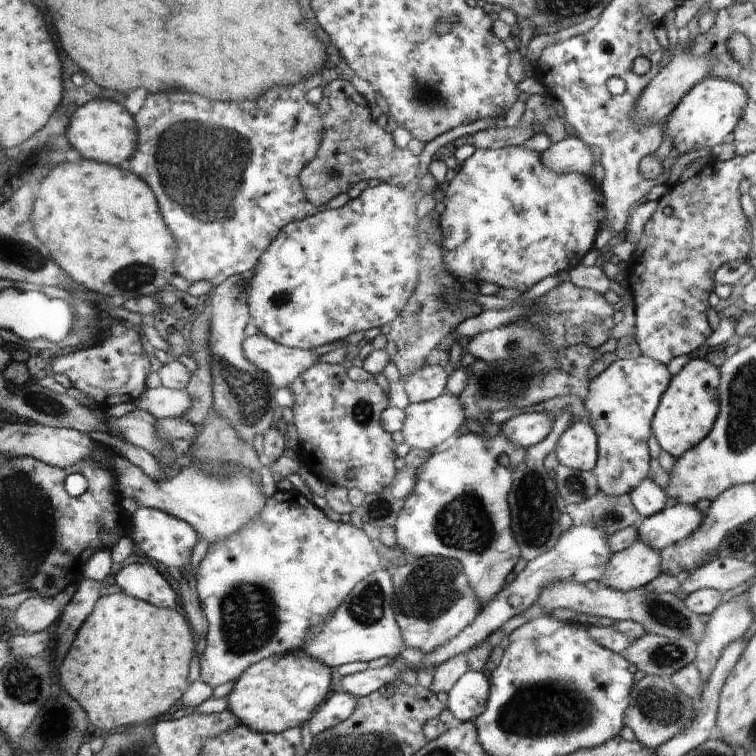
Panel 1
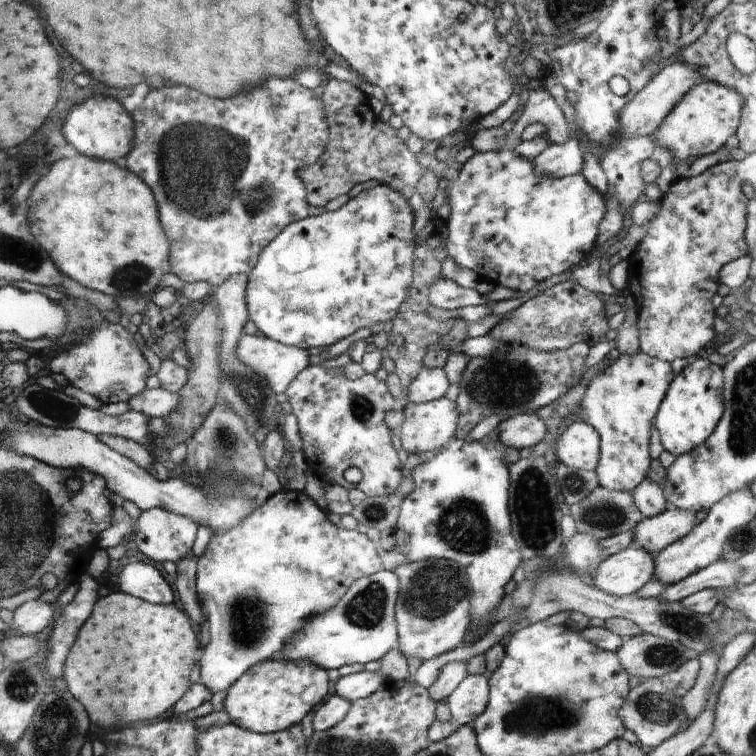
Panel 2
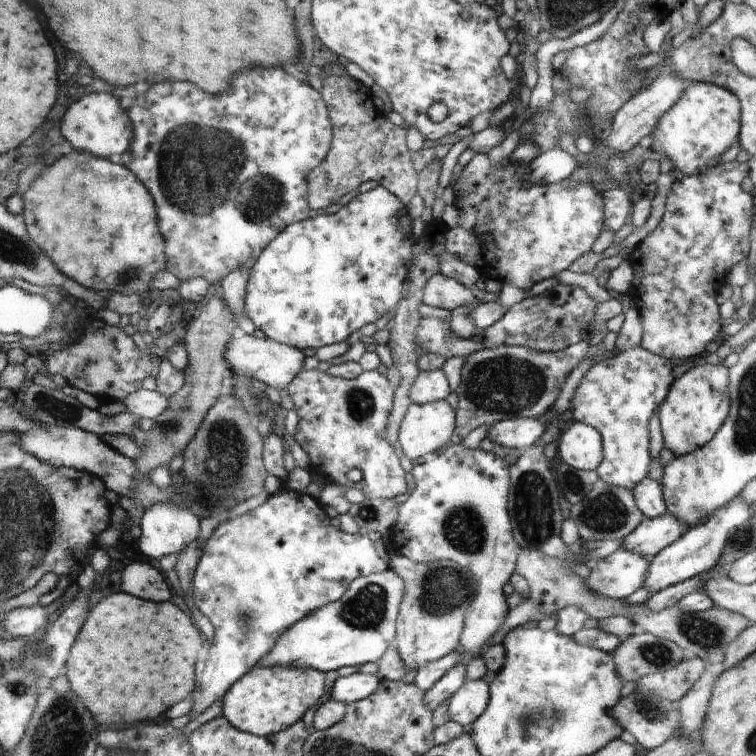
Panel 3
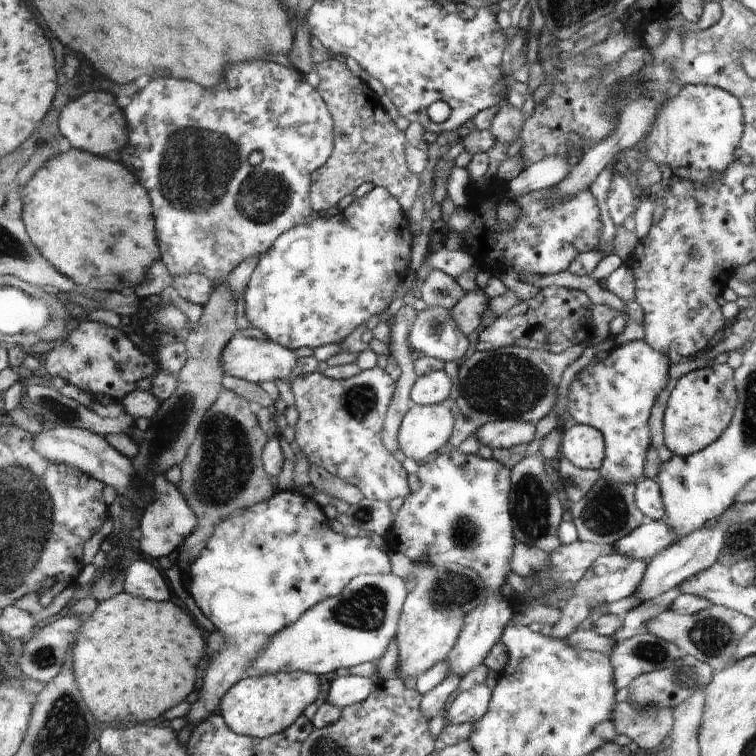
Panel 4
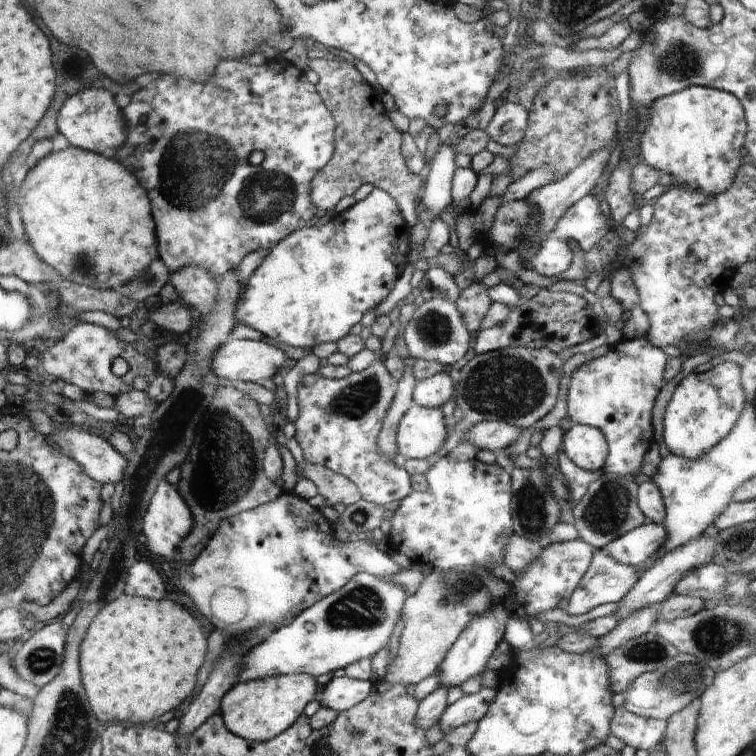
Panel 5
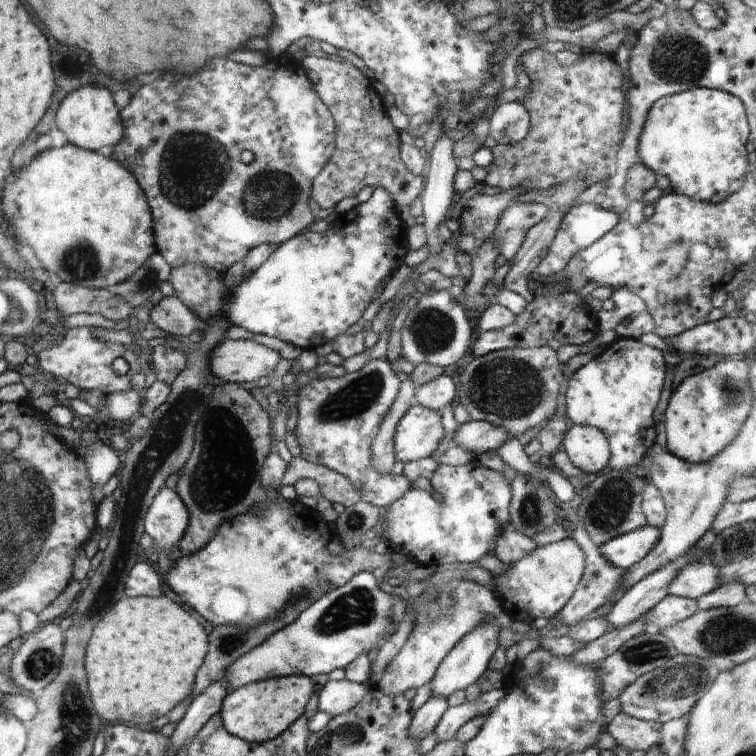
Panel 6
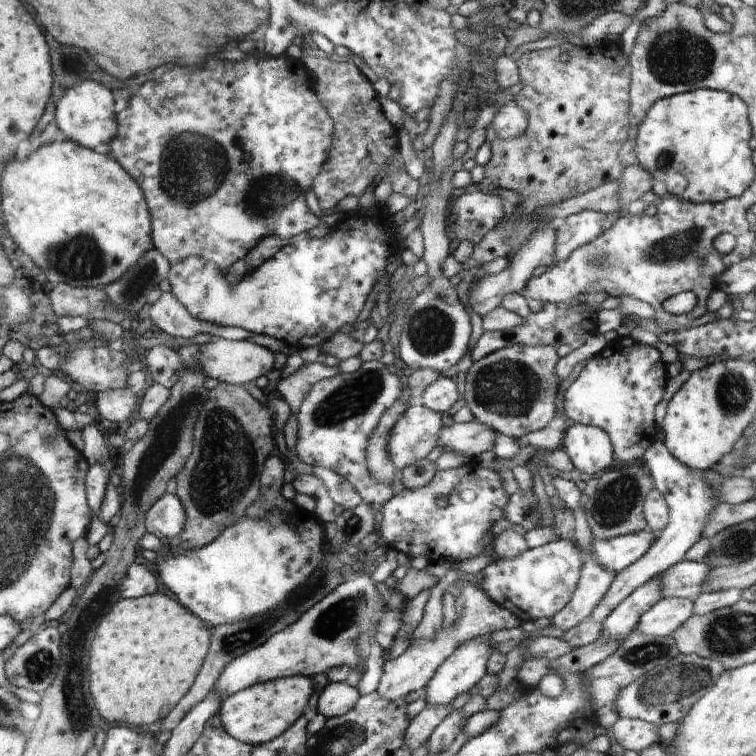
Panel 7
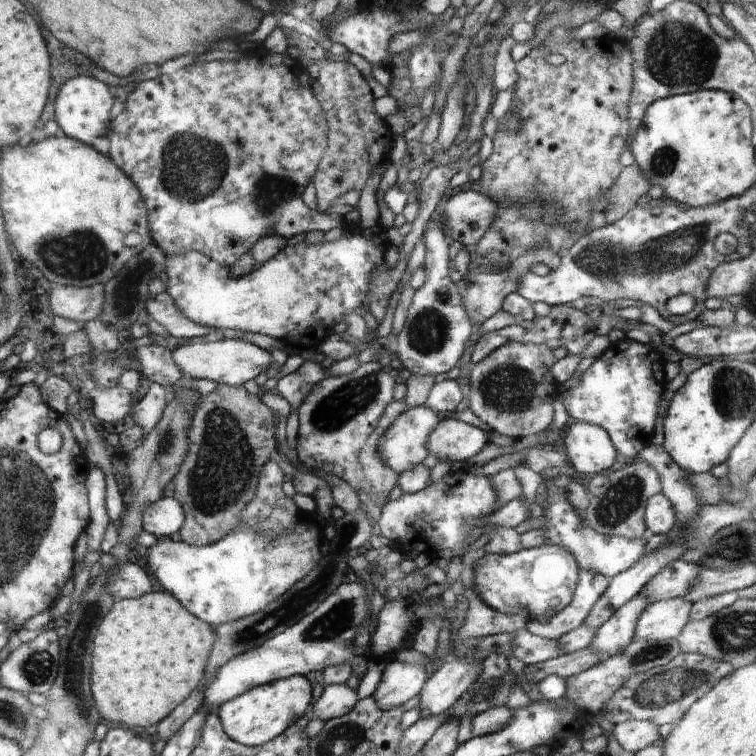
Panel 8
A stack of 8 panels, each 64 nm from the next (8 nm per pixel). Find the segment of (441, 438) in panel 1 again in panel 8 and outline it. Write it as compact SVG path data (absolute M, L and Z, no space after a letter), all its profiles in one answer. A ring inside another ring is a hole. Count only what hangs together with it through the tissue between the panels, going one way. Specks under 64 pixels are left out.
M425 405L408 407L396 421L386 430L379 443L379 454L383 462L391 467L397 474L412 469L421 464L429 456L429 437L438 427L440 420L430 408Z

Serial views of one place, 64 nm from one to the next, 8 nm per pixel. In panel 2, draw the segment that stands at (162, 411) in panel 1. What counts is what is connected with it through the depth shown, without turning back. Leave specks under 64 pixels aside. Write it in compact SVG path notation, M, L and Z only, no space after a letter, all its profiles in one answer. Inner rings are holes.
M162 387L142 390L140 394L128 400L130 410L140 412L146 418L163 418L180 404L180 396L175 392L168 392Z

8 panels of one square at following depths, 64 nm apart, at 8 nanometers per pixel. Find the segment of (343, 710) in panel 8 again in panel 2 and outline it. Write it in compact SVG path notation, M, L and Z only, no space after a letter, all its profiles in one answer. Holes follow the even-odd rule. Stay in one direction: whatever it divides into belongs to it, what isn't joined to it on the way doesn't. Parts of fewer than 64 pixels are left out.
M363 671L356 672L344 677L340 677L335 687L335 693L346 700L358 700L361 698L368 698L380 688L382 682L385 680L379 672Z

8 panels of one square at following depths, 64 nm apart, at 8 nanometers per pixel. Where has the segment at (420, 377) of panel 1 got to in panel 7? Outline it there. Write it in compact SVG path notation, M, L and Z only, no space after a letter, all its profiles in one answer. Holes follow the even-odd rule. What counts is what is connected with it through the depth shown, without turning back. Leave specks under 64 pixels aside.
M439 377L419 396L419 404L442 415L452 408L458 398L455 379Z

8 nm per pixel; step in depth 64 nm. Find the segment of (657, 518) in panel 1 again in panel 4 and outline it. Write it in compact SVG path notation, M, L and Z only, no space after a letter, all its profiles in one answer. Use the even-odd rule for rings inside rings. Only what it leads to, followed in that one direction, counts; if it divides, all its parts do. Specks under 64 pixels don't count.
M645 517L638 528L612 545L612 551L648 564L658 552L667 549L674 542L674 538L676 532L666 524L665 519L652 520Z

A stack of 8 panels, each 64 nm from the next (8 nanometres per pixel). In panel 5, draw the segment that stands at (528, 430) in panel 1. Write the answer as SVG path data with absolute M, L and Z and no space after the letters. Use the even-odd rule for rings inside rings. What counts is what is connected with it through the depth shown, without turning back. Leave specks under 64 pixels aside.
M482 421L466 430L464 441L471 443L480 450L499 450L509 447L518 440L522 430L518 426L504 421Z

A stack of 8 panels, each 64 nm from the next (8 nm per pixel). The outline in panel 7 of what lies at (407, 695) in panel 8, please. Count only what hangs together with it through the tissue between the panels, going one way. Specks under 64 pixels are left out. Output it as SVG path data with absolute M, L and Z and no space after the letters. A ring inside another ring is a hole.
M470 582L461 591L461 597L464 600L464 609L457 624L453 624L448 629L437 631L433 639L422 638L412 643L404 654L400 654L398 658L385 662L382 677L376 691L381 698L388 701L394 701L398 698L404 699L410 692L426 688L428 682L434 677L436 670L442 665L442 662L447 657L450 657L459 645L472 637L490 636L495 631L512 629L522 624L521 620L510 611L495 604L480 585Z

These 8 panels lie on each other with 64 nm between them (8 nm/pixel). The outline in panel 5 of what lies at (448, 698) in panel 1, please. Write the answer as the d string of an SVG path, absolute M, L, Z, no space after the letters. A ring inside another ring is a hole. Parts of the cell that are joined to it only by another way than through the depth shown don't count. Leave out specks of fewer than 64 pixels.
M482 687L478 693L464 693L460 700L448 705L439 720L443 735L446 736L448 732L452 732L466 723L477 723L488 712L490 704L494 702L496 691Z

